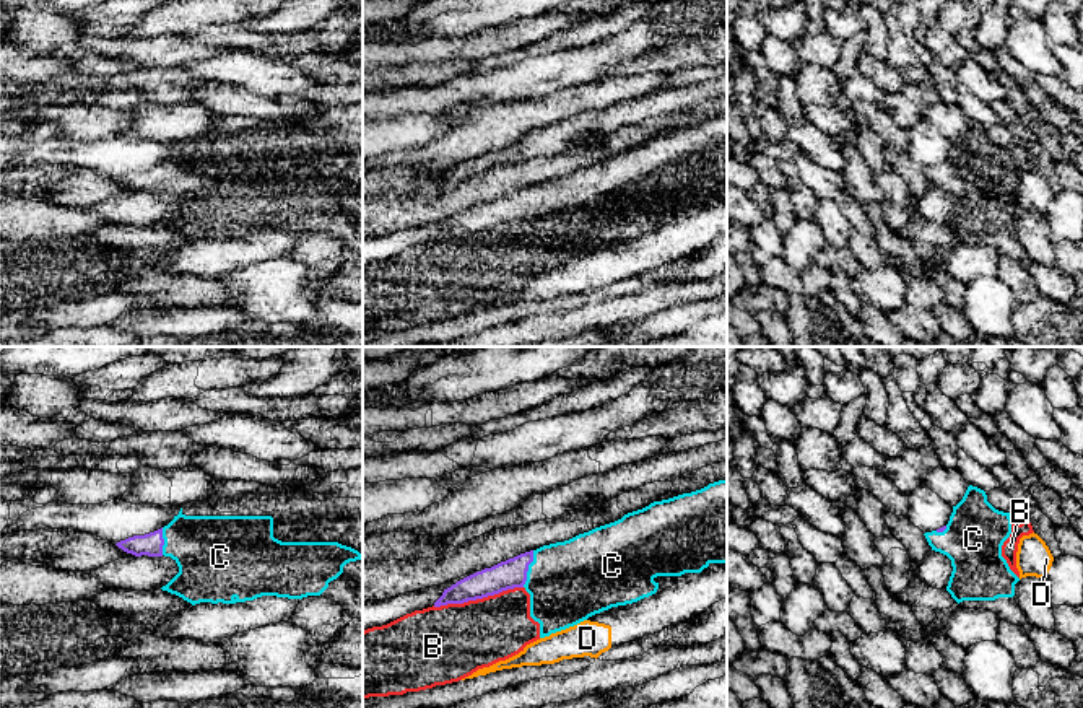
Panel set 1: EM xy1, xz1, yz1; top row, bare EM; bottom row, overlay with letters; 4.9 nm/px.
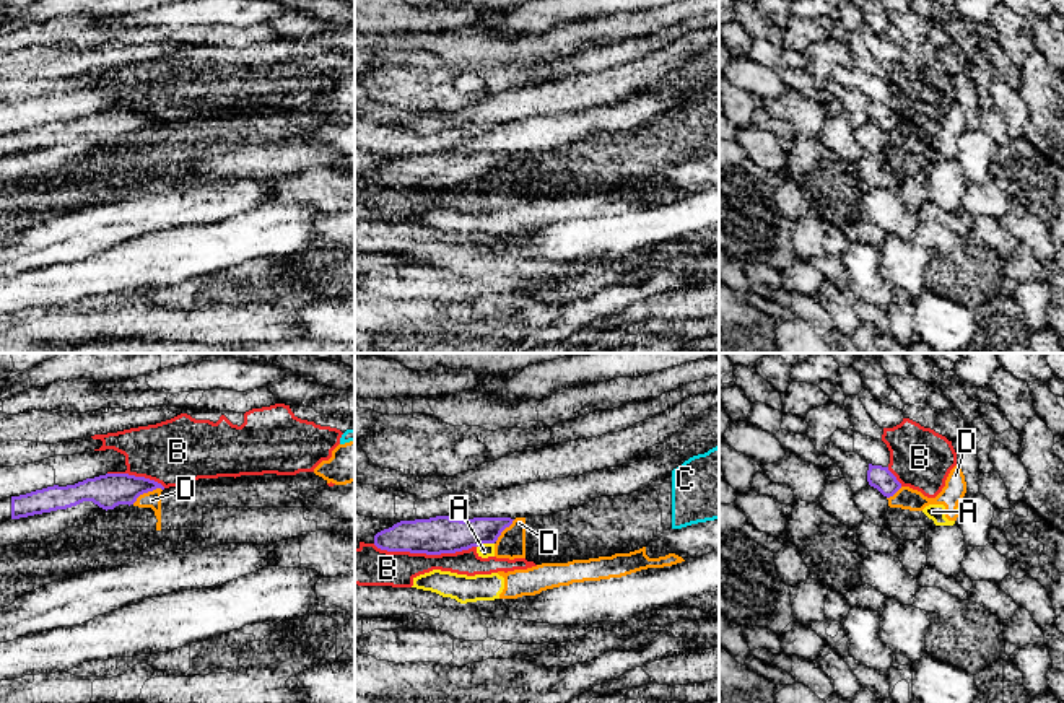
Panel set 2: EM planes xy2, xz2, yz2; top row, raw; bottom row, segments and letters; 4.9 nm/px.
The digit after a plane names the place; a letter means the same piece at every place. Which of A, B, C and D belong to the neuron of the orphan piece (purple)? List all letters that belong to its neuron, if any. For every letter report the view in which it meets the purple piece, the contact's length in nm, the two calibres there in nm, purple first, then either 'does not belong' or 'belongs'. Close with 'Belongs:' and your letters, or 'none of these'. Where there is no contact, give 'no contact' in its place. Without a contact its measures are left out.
A: xz2 | 90 nm | 190/70 nm | does not belong
B: xz2 | 500 nm | 190/180 nm | does not belong
C: xz1 | 190 nm | 140/400 nm | belongs
D: xy2 | 170 nm | 170/80 nm | does not belong
Belongs: C

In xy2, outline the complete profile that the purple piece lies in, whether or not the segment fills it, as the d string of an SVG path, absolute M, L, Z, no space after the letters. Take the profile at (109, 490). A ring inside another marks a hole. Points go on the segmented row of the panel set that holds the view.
M106 474L75 485L54 485L26 495L2 498L0 522L67 509L83 501L93 501L106 511L119 504L130 506L140 495L156 488L164 490L161 483L145 477Z

